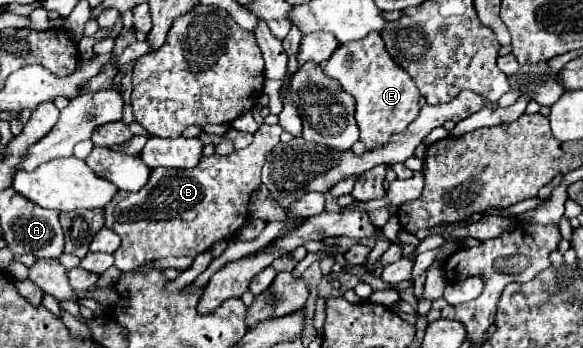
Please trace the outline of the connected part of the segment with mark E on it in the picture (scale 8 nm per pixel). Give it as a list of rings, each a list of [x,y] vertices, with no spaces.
[[[369,32],[361,40],[341,44],[325,64],[325,74],[339,80],[341,88],[355,98],[355,118],[367,150],[387,144],[389,138],[397,132],[403,132],[419,112],[417,102],[421,94],[417,92],[417,86],[413,80],[409,80],[409,74],[403,68],[397,68],[377,32]]]

